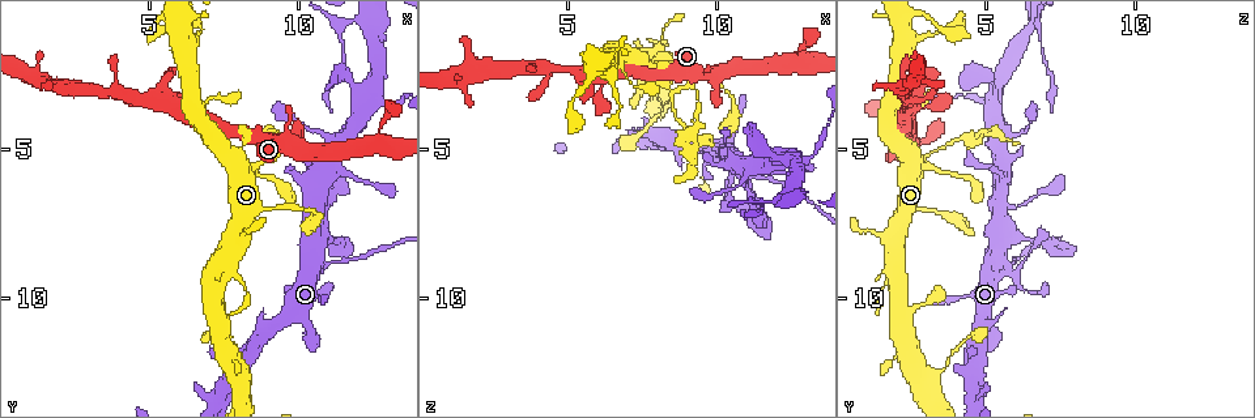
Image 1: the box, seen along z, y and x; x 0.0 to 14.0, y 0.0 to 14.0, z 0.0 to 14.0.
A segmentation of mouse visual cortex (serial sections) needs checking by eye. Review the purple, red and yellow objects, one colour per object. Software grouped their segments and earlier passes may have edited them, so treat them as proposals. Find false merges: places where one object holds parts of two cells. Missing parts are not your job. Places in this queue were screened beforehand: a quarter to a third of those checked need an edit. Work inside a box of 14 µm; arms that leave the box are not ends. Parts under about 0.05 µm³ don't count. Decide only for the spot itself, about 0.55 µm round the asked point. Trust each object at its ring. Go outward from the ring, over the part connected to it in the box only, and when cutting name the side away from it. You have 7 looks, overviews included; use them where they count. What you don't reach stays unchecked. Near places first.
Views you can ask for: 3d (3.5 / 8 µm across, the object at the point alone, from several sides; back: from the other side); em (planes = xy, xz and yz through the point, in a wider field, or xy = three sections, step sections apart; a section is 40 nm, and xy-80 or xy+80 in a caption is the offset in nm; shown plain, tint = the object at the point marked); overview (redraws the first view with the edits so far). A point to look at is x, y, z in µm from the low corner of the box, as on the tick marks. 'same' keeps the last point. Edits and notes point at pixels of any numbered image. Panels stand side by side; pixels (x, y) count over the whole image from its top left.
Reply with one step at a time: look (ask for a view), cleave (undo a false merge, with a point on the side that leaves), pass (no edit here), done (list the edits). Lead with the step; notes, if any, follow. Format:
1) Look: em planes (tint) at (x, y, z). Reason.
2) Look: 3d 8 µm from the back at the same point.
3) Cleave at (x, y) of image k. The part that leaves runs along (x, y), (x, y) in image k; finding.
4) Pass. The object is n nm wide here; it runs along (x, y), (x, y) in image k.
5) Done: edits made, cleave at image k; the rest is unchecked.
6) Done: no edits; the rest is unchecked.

Look: 3d 8 µm at (10.6, 9.2, 5.9).

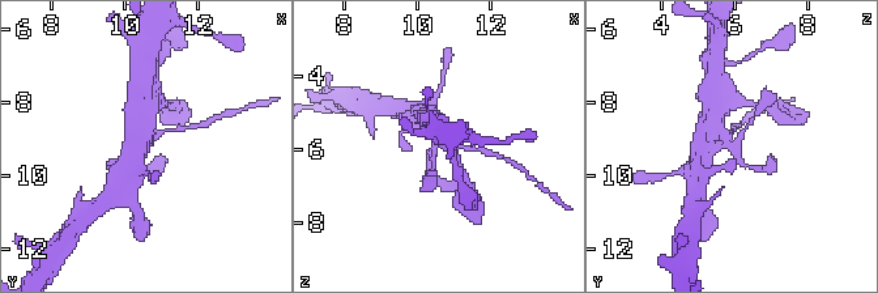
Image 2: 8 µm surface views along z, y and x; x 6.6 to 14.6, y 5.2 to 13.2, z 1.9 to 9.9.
Look: em xy step 3 (tint) at (10.5, 9.2, 6.0). 3 arms meet here; the arms are 150, 150, 400 nm wide.

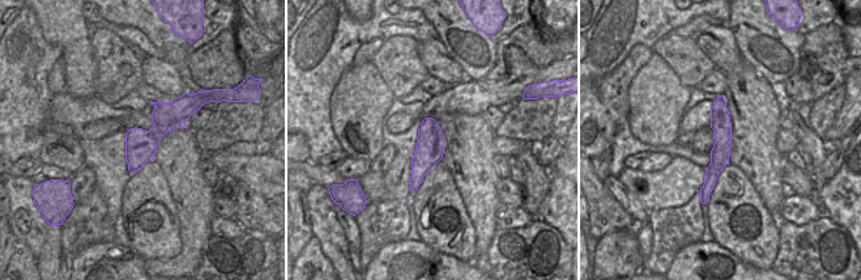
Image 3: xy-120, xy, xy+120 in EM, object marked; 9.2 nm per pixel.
Cleave at (749, 119) of image 2. The object is 260 nm wide here; a second cell is stuck on.

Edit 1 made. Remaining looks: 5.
Look: 3d 3.5 µm at (12.4, 3.3, 5.2). Four-way junction.

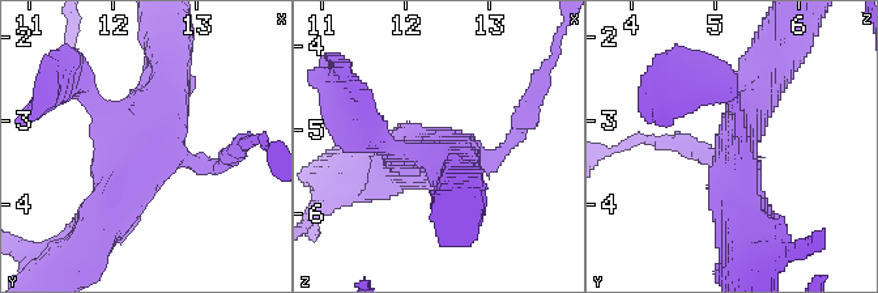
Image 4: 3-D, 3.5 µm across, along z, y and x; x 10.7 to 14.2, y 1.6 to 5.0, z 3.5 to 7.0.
Look: em xy step 3 (tint) at (12.40, 3.25, 5.30). 4 arms meet here; the arms are 150, 150, 500, 600 nm wide; now the EM.

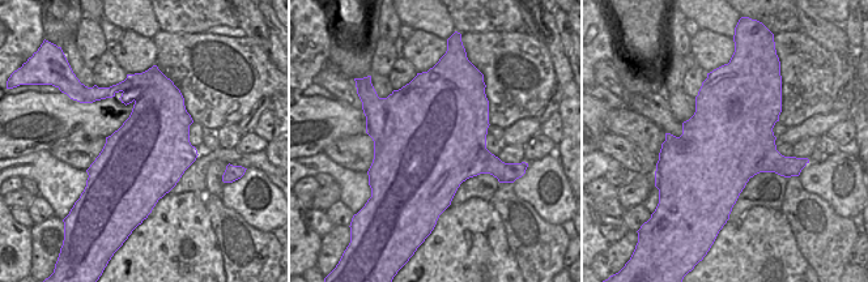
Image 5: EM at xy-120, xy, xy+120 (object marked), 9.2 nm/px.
Look: em xy step 5 (tint) at the same point.

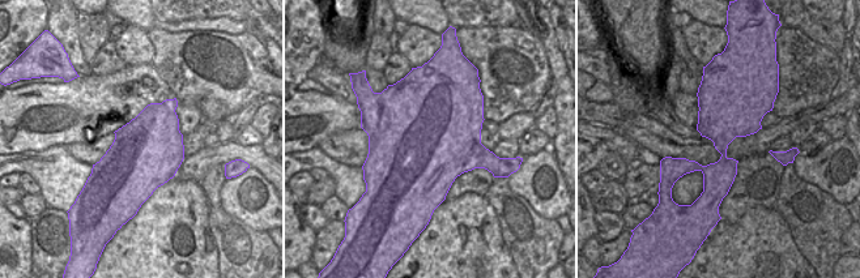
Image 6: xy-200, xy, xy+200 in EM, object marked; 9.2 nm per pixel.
Pass. It runs along (106, 217), (146, 157), (166, 68) in image 4; continuous, no second cell.

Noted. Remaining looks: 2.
Look: 3d 8 µm at (5.7, 2.5, 2.9). Sharp bend.

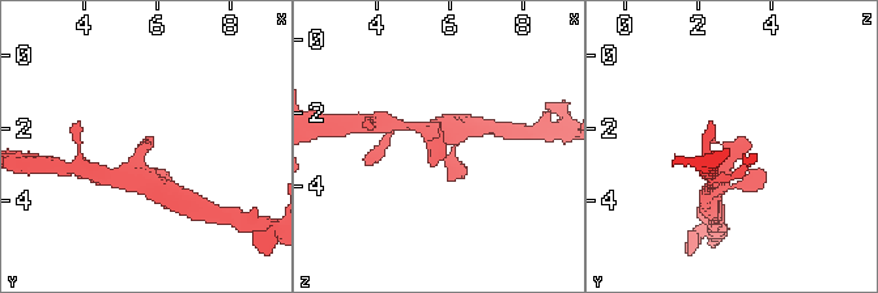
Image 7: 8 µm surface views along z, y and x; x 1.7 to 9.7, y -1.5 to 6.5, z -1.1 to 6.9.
Look: em planes (tint) at (5.6, 2.6, 3.0). Need the tissue.

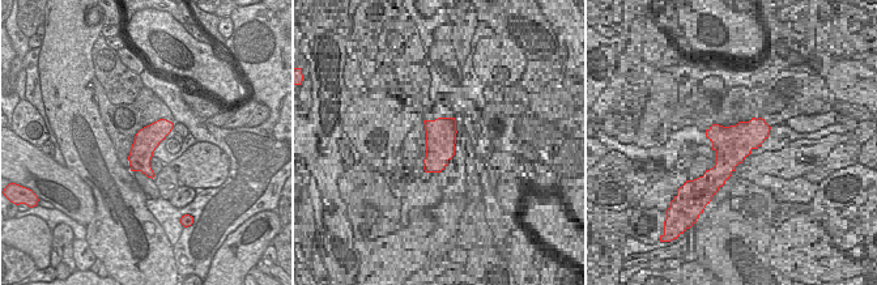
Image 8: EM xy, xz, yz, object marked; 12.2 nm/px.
Pass. The object is 300 nm wide here; it runs along (716, 182), (733, 151), (708, 140) in image 7; one cell here.

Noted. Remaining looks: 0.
Done: edits made, cleave at image 2; the rest is unchecked.

